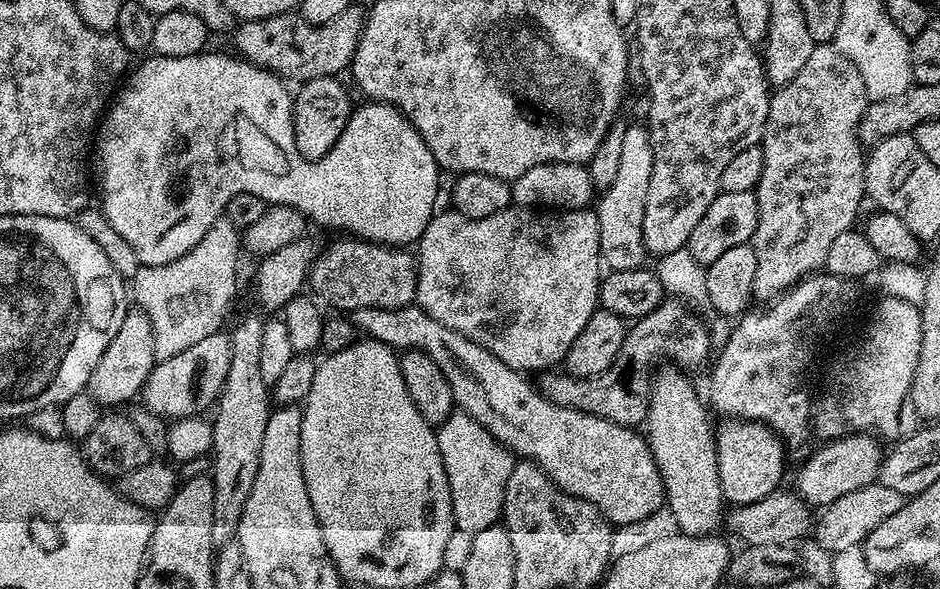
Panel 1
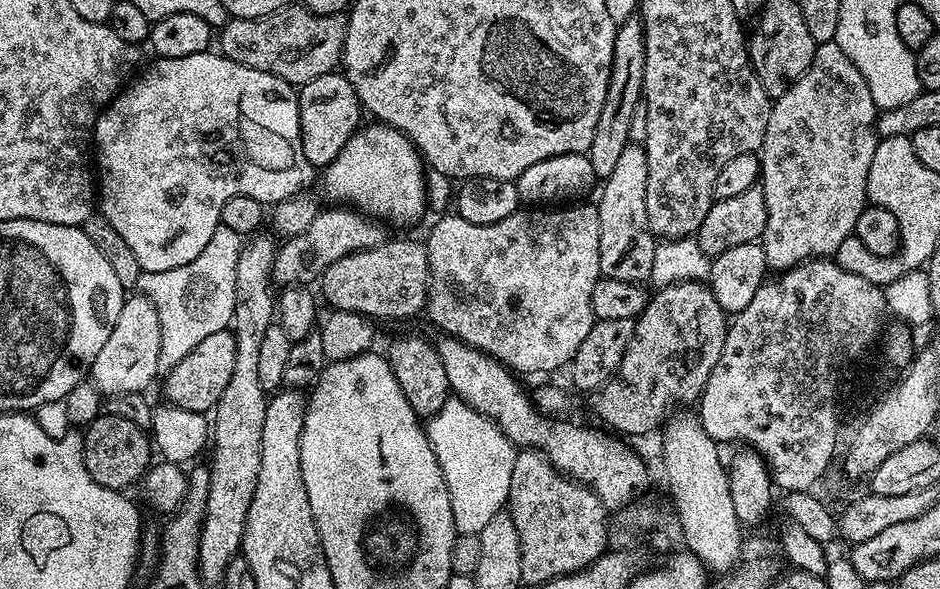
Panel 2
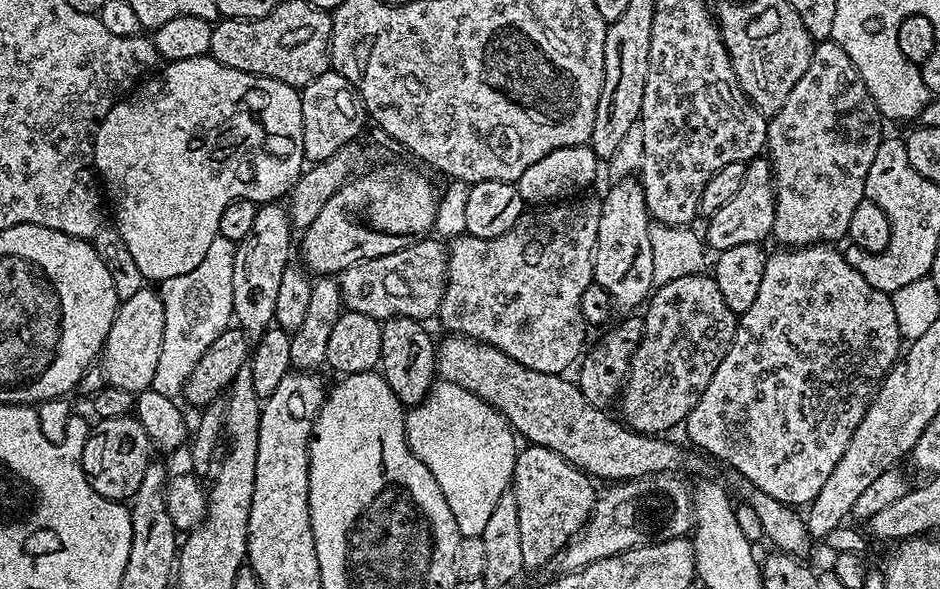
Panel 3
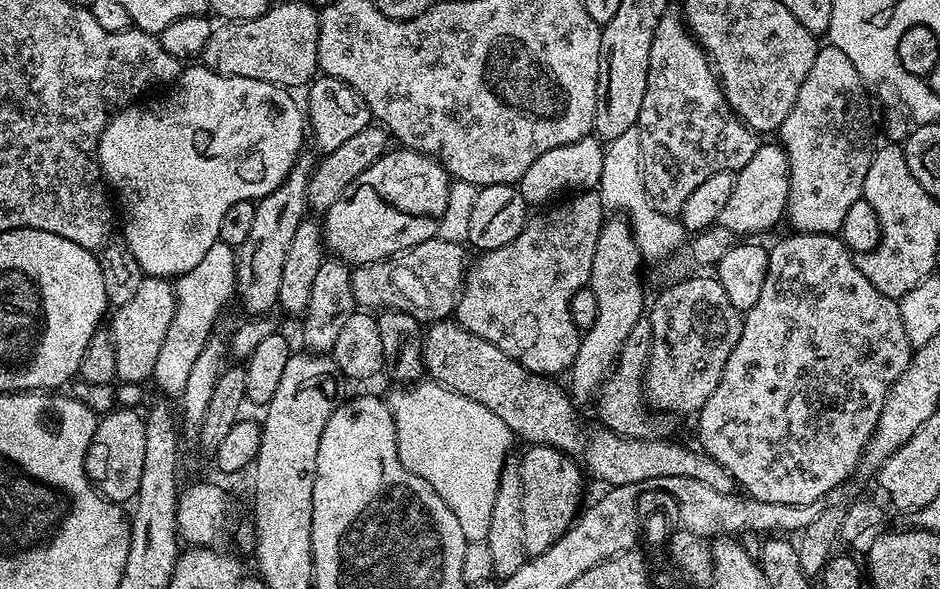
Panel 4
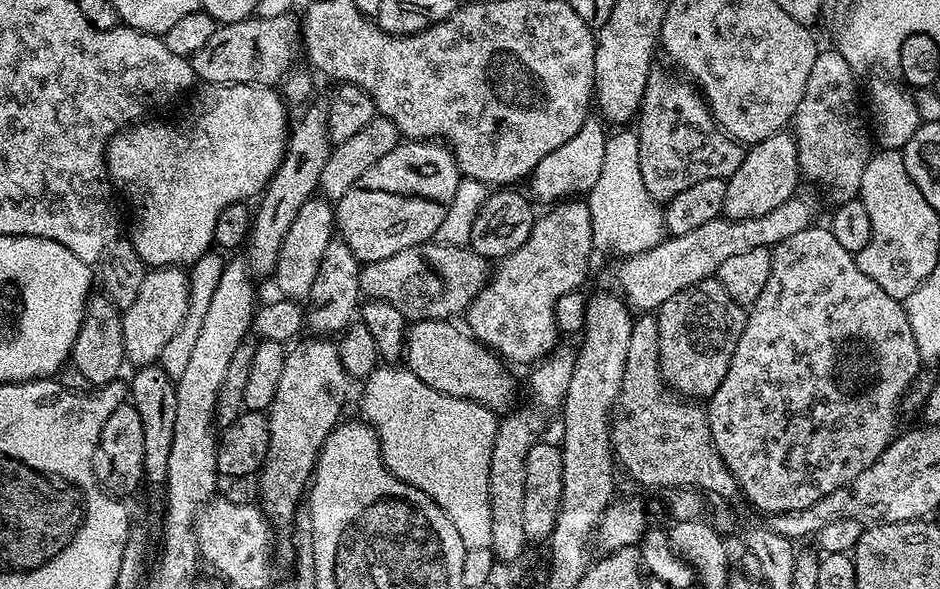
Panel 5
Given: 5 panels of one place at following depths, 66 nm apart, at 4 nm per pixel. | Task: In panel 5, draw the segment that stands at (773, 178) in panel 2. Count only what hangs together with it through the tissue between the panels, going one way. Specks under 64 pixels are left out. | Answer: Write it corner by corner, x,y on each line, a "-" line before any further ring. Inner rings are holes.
835,50
817,51
814,66
810,70
810,78
806,78
806,90
802,90
802,102
798,102
798,110
792,117
791,127
794,129
796,138
800,175
805,181
813,180
818,187
825,188
833,205
845,204
848,200
855,200
859,197
862,186
862,170
874,151
869,125
864,116
860,117
862,92
860,94
856,89
856,80
858,80
857,73
852,71
850,62
846,62
846,58
842,58
840,52

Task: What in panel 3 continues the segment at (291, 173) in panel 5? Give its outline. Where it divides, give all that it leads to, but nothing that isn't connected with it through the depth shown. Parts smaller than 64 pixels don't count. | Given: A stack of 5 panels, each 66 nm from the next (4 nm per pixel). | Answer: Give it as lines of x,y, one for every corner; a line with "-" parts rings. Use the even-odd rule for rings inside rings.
269,202
259,205
258,215
254,217
254,227
250,229
250,234
246,234
246,238
242,238
236,245
232,314
235,323
243,332
248,333
249,337
259,338
275,321
274,305
278,298
282,274
286,274
286,270
290,266
291,260
288,259
294,256
294,236
292,240
292,235
294,235
294,229
288,217
287,207
280,202

